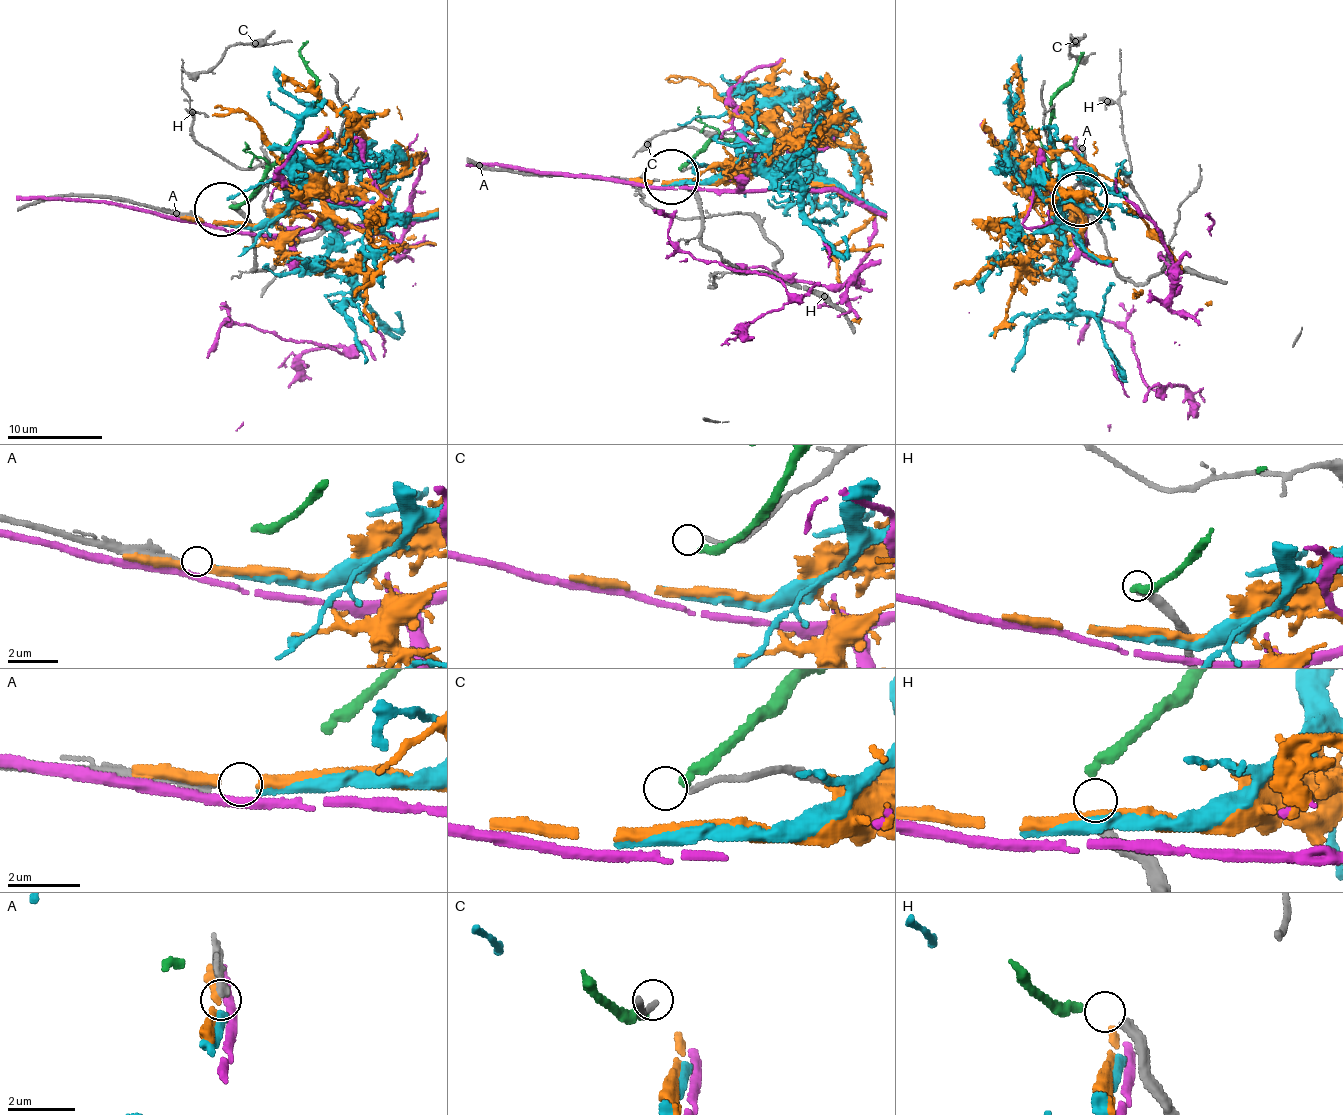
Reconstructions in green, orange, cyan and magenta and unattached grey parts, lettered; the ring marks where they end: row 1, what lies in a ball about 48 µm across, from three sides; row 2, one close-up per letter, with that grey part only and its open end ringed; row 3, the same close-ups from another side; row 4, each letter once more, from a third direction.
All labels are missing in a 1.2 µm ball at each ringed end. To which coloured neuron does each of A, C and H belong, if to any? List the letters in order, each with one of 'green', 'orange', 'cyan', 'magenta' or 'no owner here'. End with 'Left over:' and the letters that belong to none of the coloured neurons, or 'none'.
A: cyan
C: no owner here
H: green
Left over: C

